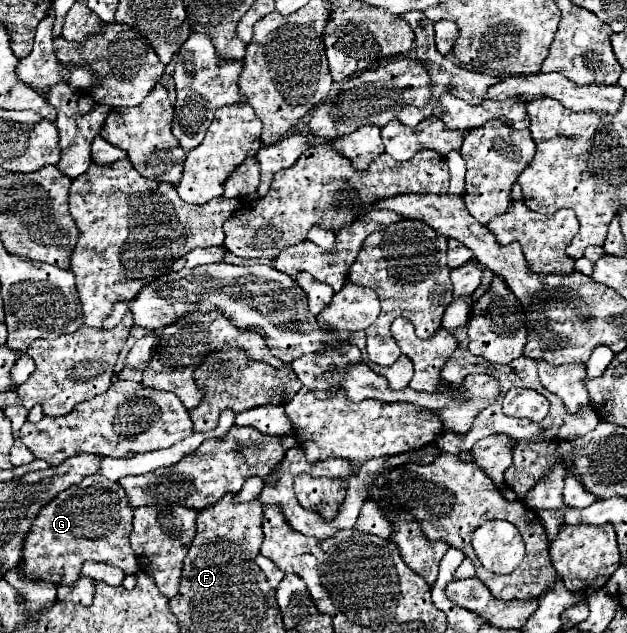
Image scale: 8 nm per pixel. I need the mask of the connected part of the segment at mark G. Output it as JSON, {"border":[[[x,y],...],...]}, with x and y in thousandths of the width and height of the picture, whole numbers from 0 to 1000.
{"border":[[[161,749],[139,752],[129,765],[110,768],[91,787],[85,787],[53,821],[49,840],[43,844],[43,853],[37,856],[37,885],[27,897],[27,904],[40,907],[43,913],[69,913],[81,916],[88,923],[116,923],[126,907],[136,885],[155,885],[171,888],[180,894],[190,894],[199,907],[219,907],[219,885],[206,863],[206,844],[209,844],[209,821],[212,821],[212,803],[206,796],[203,780],[196,777],[196,768],[190,761],[177,761]]]}

